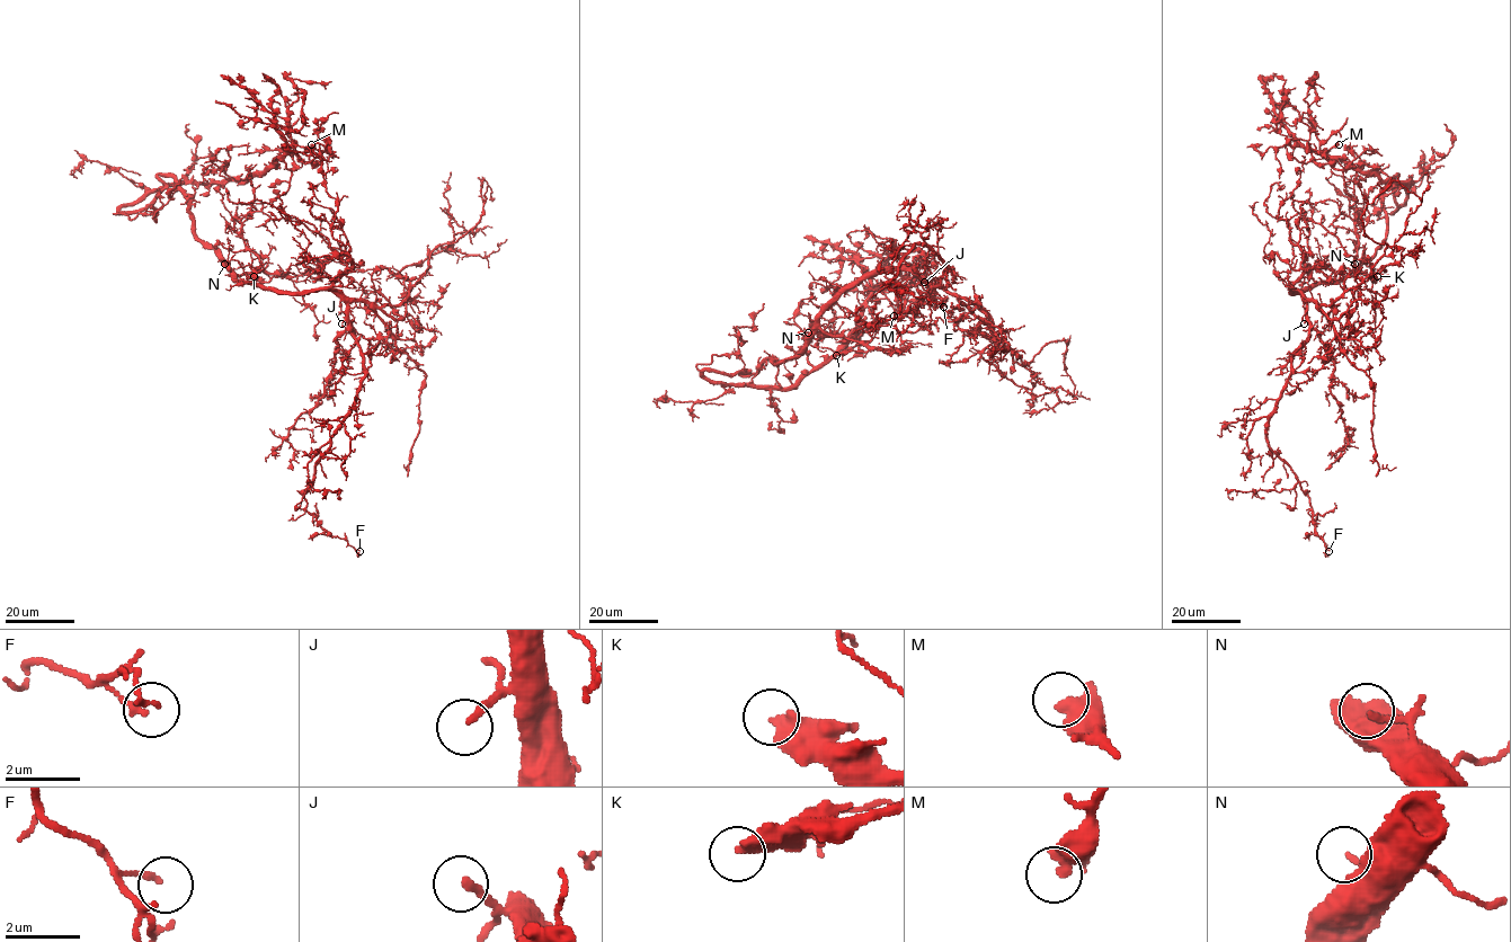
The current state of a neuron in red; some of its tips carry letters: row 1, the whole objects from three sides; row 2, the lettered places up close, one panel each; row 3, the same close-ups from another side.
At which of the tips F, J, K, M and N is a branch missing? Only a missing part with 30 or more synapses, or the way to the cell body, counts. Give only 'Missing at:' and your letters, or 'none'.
Missing at: J, K

